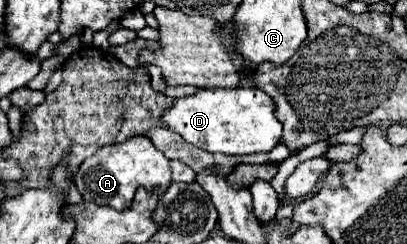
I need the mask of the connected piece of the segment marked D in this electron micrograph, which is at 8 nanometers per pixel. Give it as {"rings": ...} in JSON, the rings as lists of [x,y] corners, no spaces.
{"rings":[[[258,88],[232,90],[198,90],[192,96],[176,98],[162,114],[164,128],[180,134],[186,142],[222,154],[254,154],[270,152],[282,136],[282,124],[274,116],[274,104],[268,94]]]}

